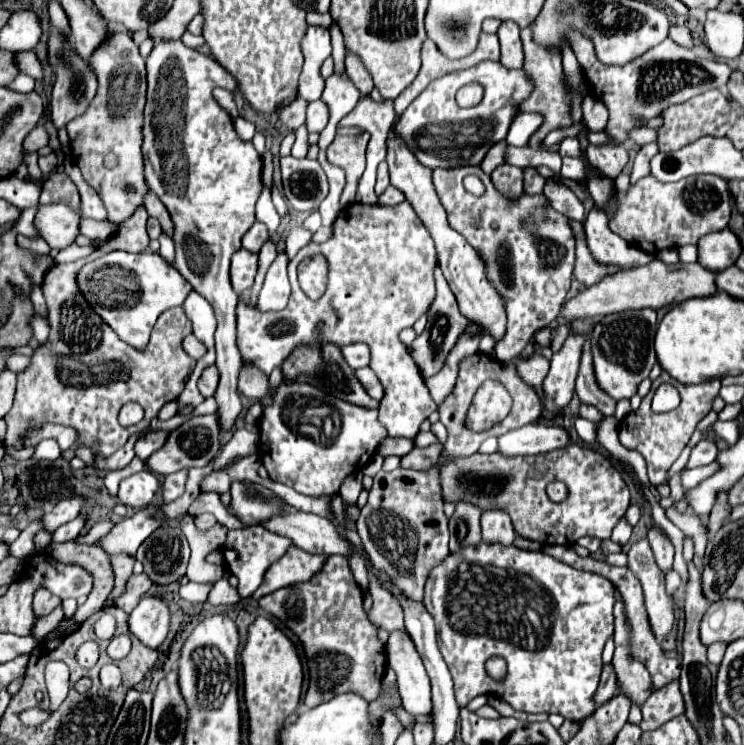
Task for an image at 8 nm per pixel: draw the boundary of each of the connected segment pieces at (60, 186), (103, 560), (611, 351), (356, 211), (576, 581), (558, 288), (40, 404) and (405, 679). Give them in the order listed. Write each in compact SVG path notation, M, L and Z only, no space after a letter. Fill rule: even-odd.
M52 172L50 176L46 176L46 180L42 182L42 196L40 196L40 204L50 204L50 202L62 202L66 206L74 206L78 208L78 188L74 186L74 182L62 172Z
M63 542L51 545L51 556L64 564L80 565L94 574L94 592L88 596L86 604L82 604L78 608L78 612L74 614L74 620L78 624L82 624L86 618L90 618L94 612L104 608L106 598L112 592L114 586L114 572L112 572L112 564L110 558L106 554L102 554L102 550L98 550L92 544L76 544L76 542Z
M626 310L604 316L592 330L592 360L594 360L594 376L608 396L616 402L624 398L632 398L638 392L638 384L648 378L652 366L656 364L654 354L654 334L656 334L656 310Z
M408 200L398 206L386 206L380 202L354 202L338 214L330 240L322 244L310 242L290 260L288 274L292 294L284 310L258 312L240 300L240 354L244 362L252 362L270 374L294 352L296 346L346 346L352 342L366 342L372 350L370 368L386 390L380 402L380 422L388 436L414 438L420 430L420 424L438 406L428 392L418 364L410 356L408 348L400 342L398 334L412 326L432 306L436 298L436 266L438 254L434 240ZM314 254L324 254L330 264L328 286L324 296L318 300L310 300L302 292L296 278L296 266L300 260Z
M480 540L476 546L450 554L430 570L424 586L424 604L438 626L438 646L454 680L458 706L464 708L478 694L492 694L524 712L560 714L576 722L594 714L602 648L614 634L614 594L614 584L608 578L566 566L546 552ZM492 656L506 660L504 682L490 678L486 672L484 664Z
M480 166L434 170L434 186L436 186L438 198L448 214L450 226L456 232L460 232L466 238L466 242L480 254L480 258L484 260L484 266L486 266L488 282L504 298L506 314L508 314L508 332L506 332L506 338L496 346L496 356L498 356L498 360L506 362L506 360L514 358L514 354L520 354L524 350L526 342L530 340L530 336L534 332L548 328L550 324L556 322L560 306L566 300L566 294L570 290L570 276L572 276L572 268L574 268L574 260L576 260L576 254L574 254L576 238L574 238L574 230L570 226L570 218L566 214L556 212L544 194L536 194L536 196L522 194L520 198L510 200L508 196L504 196L502 192L496 190L492 178L488 174L484 174ZM468 174L476 174L484 182L486 192L482 196L474 196L464 188L462 180Z
M142 208L120 224L118 234L112 236L112 244L100 248L88 258L68 264L54 264L46 272L42 292L50 312L50 340L36 348L28 370L18 374L14 406L6 416L6 444L18 446L18 434L26 422L62 422L78 432L72 452L62 452L64 460L70 462L78 446L88 446L100 458L108 458L120 450L134 432L144 430L166 402L174 402L182 394L182 386L196 366L196 360L182 350L182 338L192 332L192 324L184 316L184 310L180 306L166 310L152 330L150 346L144 352L138 352L122 342L90 308L82 294L78 294L78 286L74 282L74 274L96 256L110 250L144 252L148 248L146 220L148 212ZM126 402L138 402L146 412L142 422L128 428L118 422L118 412Z
M390 632L386 642L386 664L398 676L398 692L404 710L412 716L428 716L432 710L430 678L408 632Z

